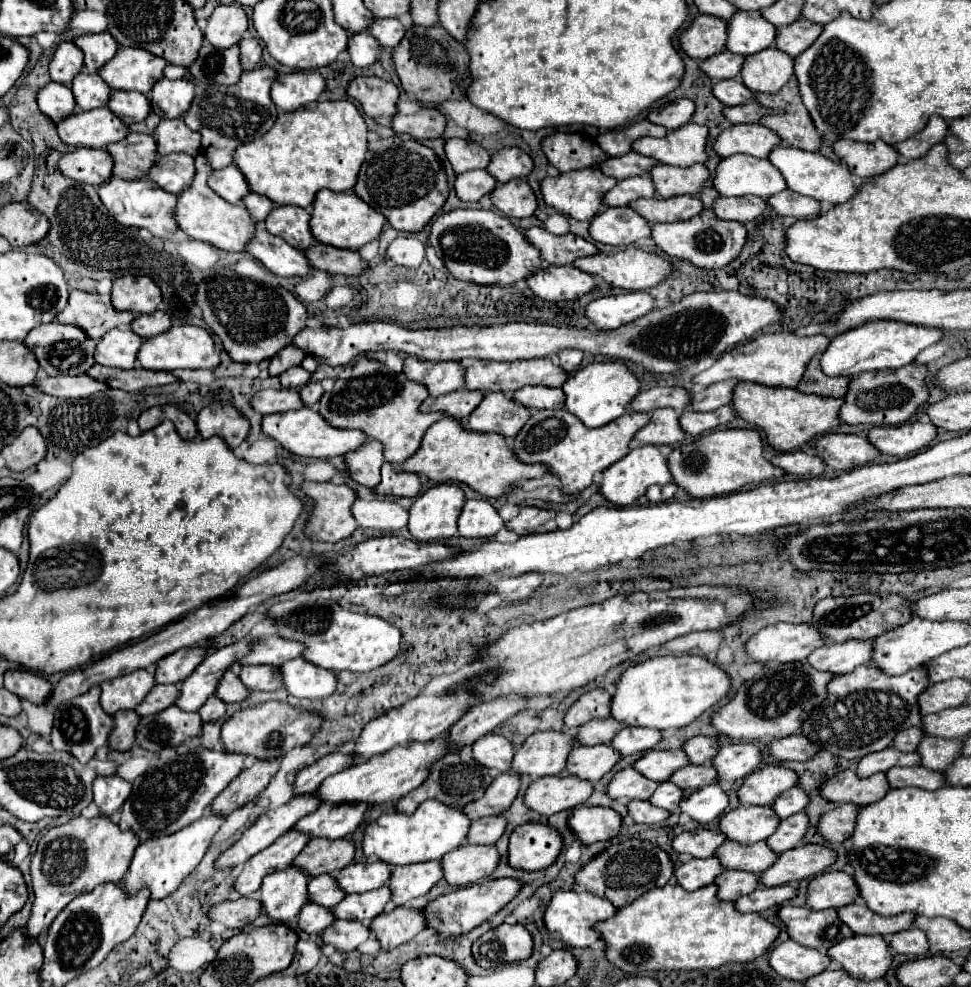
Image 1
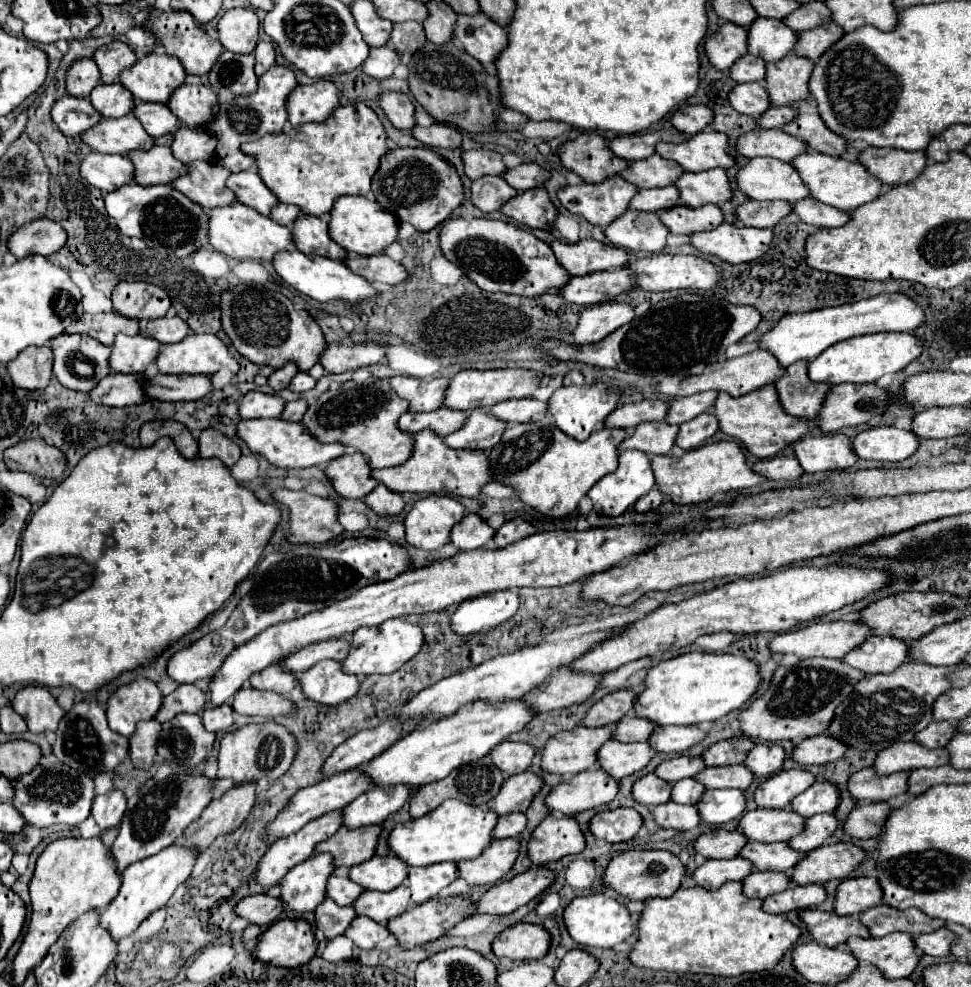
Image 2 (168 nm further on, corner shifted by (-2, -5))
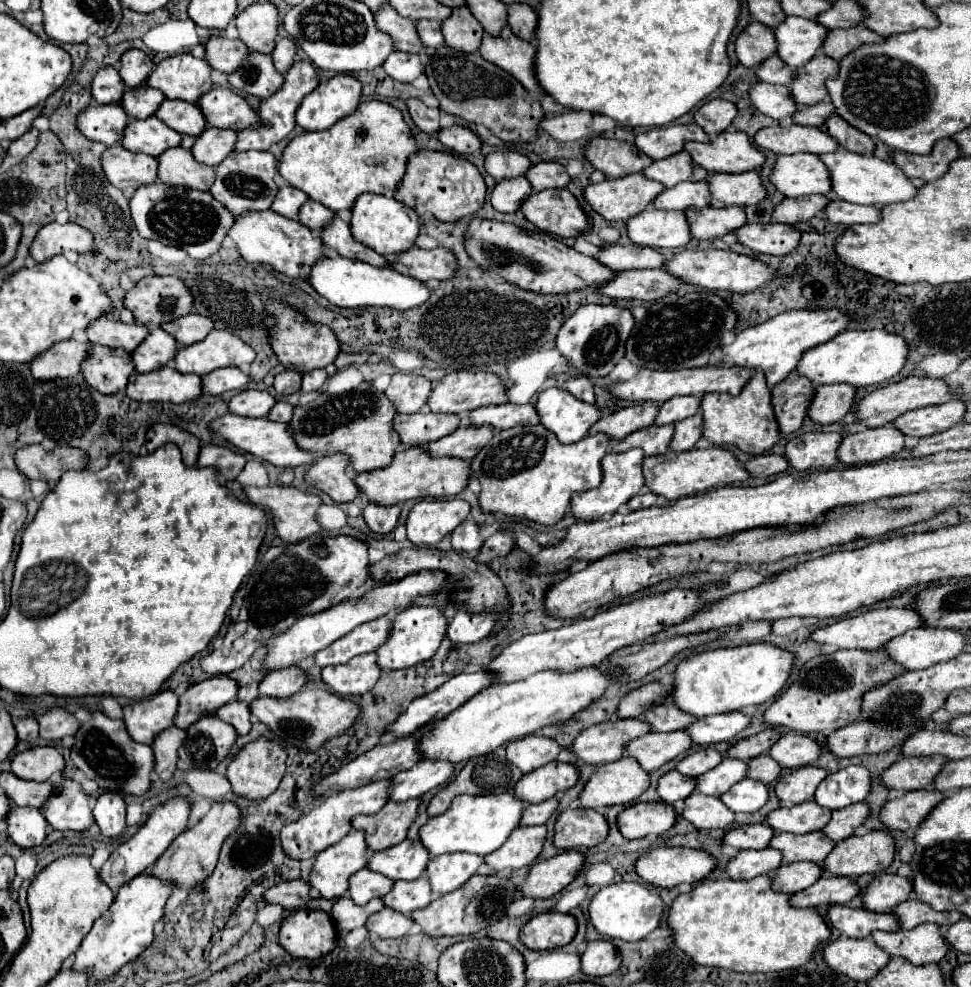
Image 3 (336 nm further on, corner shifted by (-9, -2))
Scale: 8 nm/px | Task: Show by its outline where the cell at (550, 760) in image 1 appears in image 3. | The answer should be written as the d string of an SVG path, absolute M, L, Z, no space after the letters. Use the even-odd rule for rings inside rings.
M641 717L613 719L585 729L571 749L587 763L611 763L625 755L625 743L647 733L651 733L651 725Z

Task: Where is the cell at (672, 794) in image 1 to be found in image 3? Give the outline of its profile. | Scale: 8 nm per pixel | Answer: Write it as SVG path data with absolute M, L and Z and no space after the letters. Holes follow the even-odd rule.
M723 757L723 761L715 769L697 777L697 791L721 797L725 791L729 791L729 787L733 787L745 775L747 775L747 761Z

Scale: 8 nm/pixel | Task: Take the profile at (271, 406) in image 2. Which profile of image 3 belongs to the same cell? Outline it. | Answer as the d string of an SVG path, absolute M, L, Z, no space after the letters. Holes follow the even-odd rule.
M245 389L229 401L229 411L243 417L265 417L273 405L275 399L267 391Z

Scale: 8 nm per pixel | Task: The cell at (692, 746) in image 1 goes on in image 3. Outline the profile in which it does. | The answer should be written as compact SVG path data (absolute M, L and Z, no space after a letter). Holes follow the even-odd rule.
M765 729L753 737L745 737L745 739L739 739L727 755L731 757L737 757L737 759L743 759L743 761L749 761L753 757L759 757L763 753L769 751L769 747L773 747L777 741L779 741L781 733L777 729Z

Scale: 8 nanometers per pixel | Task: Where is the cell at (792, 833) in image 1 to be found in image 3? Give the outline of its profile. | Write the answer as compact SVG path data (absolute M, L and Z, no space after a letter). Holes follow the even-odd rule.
M867 801L853 803L851 807L845 807L845 809L837 809L837 811L833 811L833 817L825 825L823 831L829 835L829 839L843 841L843 839L851 837L853 831L865 823L869 813L871 813L871 807Z

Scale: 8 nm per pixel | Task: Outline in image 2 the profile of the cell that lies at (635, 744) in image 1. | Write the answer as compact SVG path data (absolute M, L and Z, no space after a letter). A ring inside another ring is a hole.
M656 726L648 738L652 750L658 752L684 752L706 736L702 728L696 726Z

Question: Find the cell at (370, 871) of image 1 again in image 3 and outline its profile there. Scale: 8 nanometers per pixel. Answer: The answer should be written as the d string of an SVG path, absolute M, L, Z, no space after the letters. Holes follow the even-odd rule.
M405 839L403 843L389 847L387 851L377 851L369 859L367 867L371 871L383 873L389 879L419 879L427 869L431 855L419 841Z

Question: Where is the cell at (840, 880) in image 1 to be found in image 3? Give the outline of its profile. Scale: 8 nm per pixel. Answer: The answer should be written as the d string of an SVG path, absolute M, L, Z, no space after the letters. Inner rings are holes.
M883 873L871 881L867 893L863 895L863 903L865 903L865 909L869 911L885 913L897 907L899 903L907 901L911 891L913 891L911 879Z

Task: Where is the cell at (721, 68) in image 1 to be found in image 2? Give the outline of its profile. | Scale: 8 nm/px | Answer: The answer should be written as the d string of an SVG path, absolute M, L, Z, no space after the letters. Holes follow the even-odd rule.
M746 54L744 58L738 58L728 70L728 76L738 84L760 82L760 80L764 80L764 74L766 74L766 62L762 58L752 56L752 54Z

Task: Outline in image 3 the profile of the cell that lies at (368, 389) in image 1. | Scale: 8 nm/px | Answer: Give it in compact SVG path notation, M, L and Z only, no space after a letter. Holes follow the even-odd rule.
M363 383L359 391L345 395L321 393L315 401L293 411L293 419L287 423L293 433L295 443L303 451L311 453L345 453L351 467L361 471L387 467L399 445L399 435L393 431L395 407L393 403L377 391L371 383Z

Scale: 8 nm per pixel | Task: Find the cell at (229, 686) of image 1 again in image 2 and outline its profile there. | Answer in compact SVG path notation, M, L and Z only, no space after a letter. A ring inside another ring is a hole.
M244 686L236 692L232 698L232 708L238 714L244 716L264 716L264 718L276 718L282 714L292 714L294 706L286 696L274 694L274 692L260 692L252 686Z

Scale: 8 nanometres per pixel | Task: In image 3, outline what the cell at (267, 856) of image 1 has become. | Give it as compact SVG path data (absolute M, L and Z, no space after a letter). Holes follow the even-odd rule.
M381 779L379 783L371 783L367 787L355 787L351 791L341 791L341 793L329 795L327 799L317 803L299 821L283 827L281 843L283 843L285 853L289 857L297 859L297 861L303 861L303 859L309 859L311 855L317 855L319 851L327 849L329 845L337 843L339 839L343 839L347 833L353 831L351 819L355 815L359 815L359 813L365 813L365 815L377 813L387 803L387 783L391 783L391 779Z

